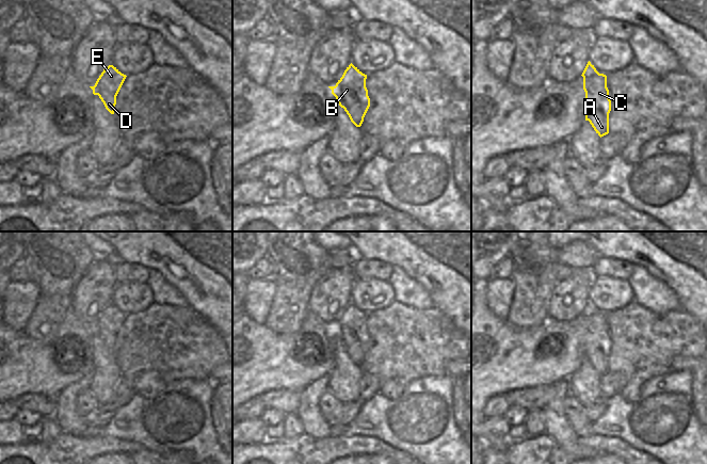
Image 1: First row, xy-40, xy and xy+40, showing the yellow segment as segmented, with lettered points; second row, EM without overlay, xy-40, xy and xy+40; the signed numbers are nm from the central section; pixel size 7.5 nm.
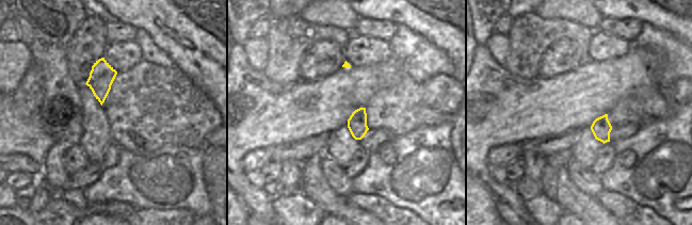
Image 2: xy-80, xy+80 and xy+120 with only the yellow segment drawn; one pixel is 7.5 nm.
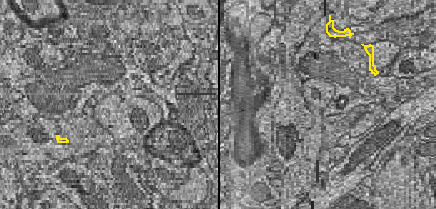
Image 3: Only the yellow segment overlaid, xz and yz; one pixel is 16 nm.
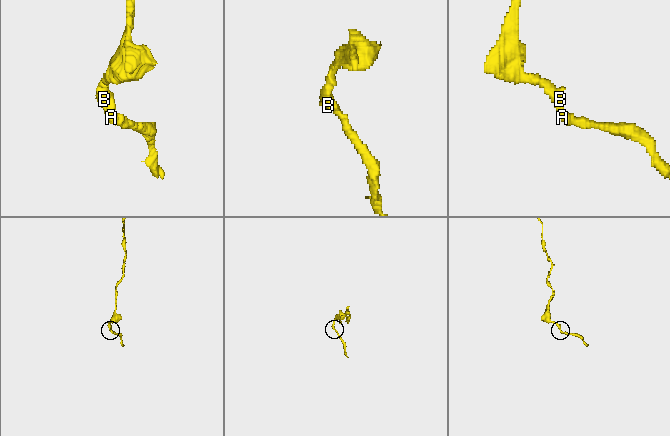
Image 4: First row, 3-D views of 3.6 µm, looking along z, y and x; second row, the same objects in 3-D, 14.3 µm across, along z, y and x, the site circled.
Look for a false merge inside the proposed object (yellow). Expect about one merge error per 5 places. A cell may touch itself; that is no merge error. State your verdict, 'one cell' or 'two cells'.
one cell

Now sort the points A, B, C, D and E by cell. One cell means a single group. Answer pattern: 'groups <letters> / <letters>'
groups A B C D E

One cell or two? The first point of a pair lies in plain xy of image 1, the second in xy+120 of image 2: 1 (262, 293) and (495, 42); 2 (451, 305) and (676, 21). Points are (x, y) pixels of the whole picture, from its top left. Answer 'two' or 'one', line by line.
1: one
2: one

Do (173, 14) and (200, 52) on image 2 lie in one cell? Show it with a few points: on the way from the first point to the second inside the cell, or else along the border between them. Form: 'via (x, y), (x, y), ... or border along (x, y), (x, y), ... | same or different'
via (182, 23), (200, 43) | same

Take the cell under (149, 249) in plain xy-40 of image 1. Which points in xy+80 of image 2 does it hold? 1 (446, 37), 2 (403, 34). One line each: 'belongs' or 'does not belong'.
1: belongs
2: does not belong

